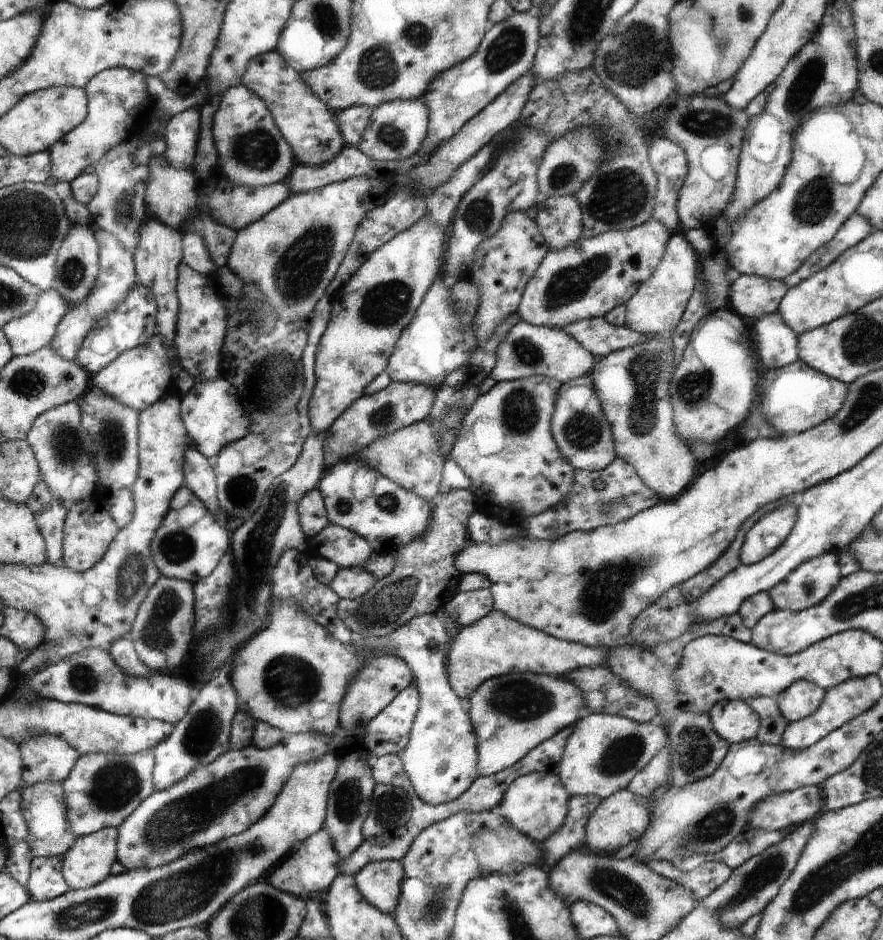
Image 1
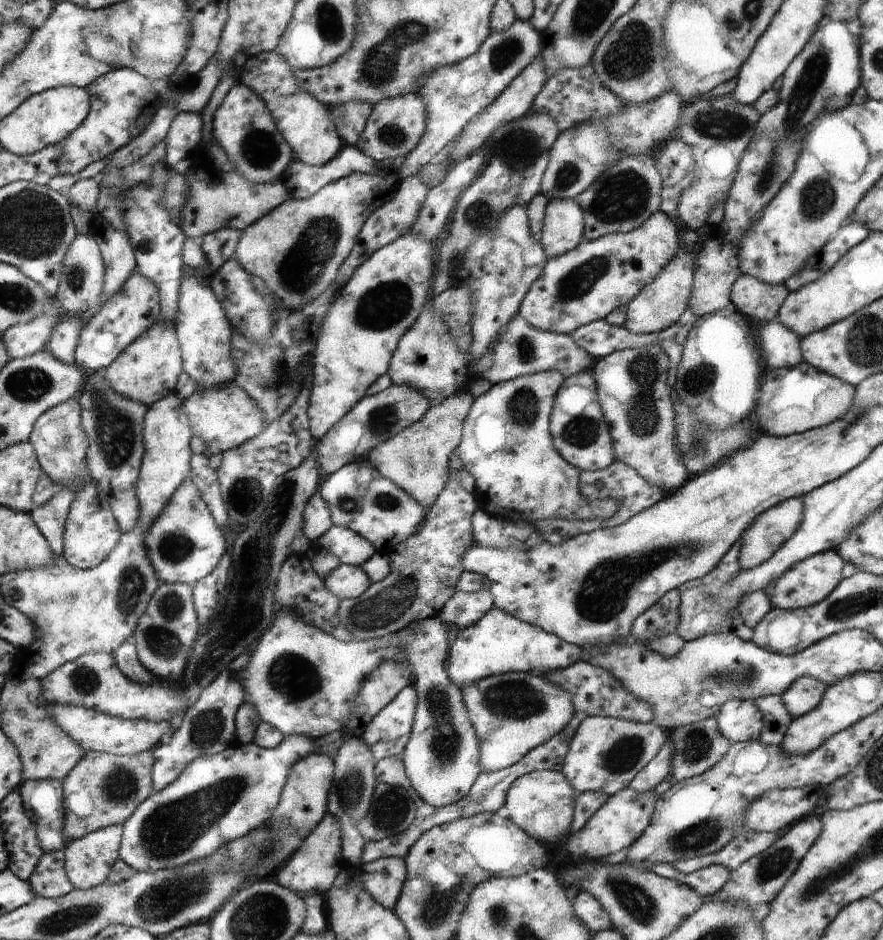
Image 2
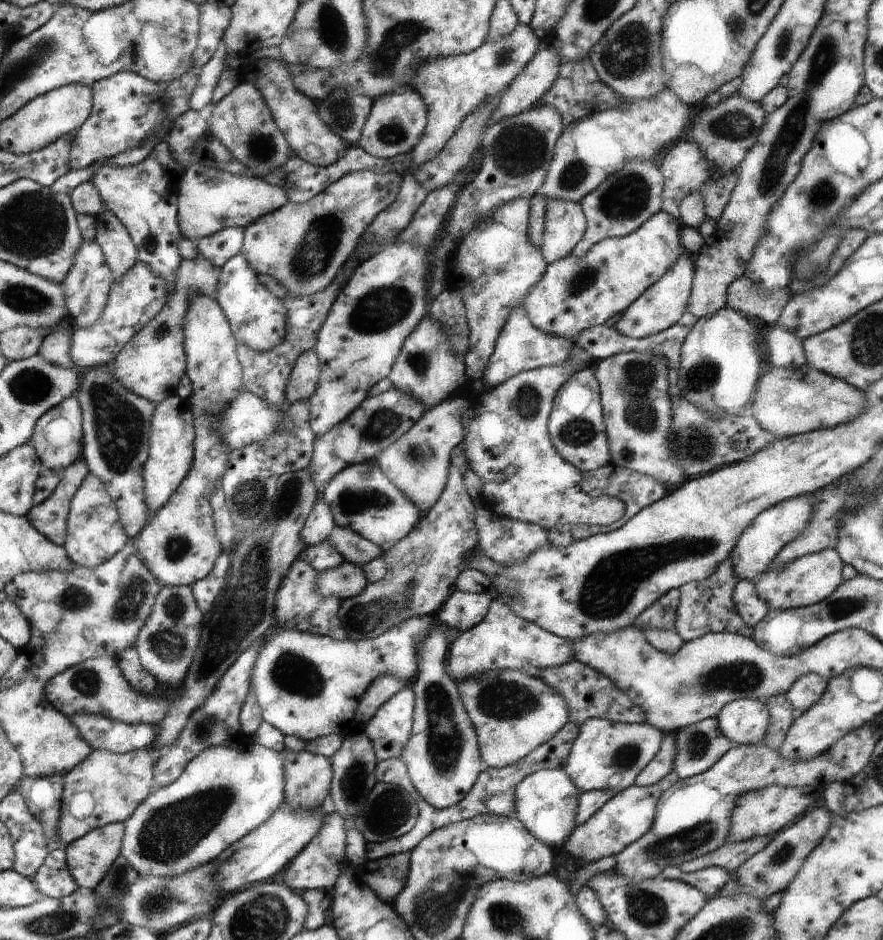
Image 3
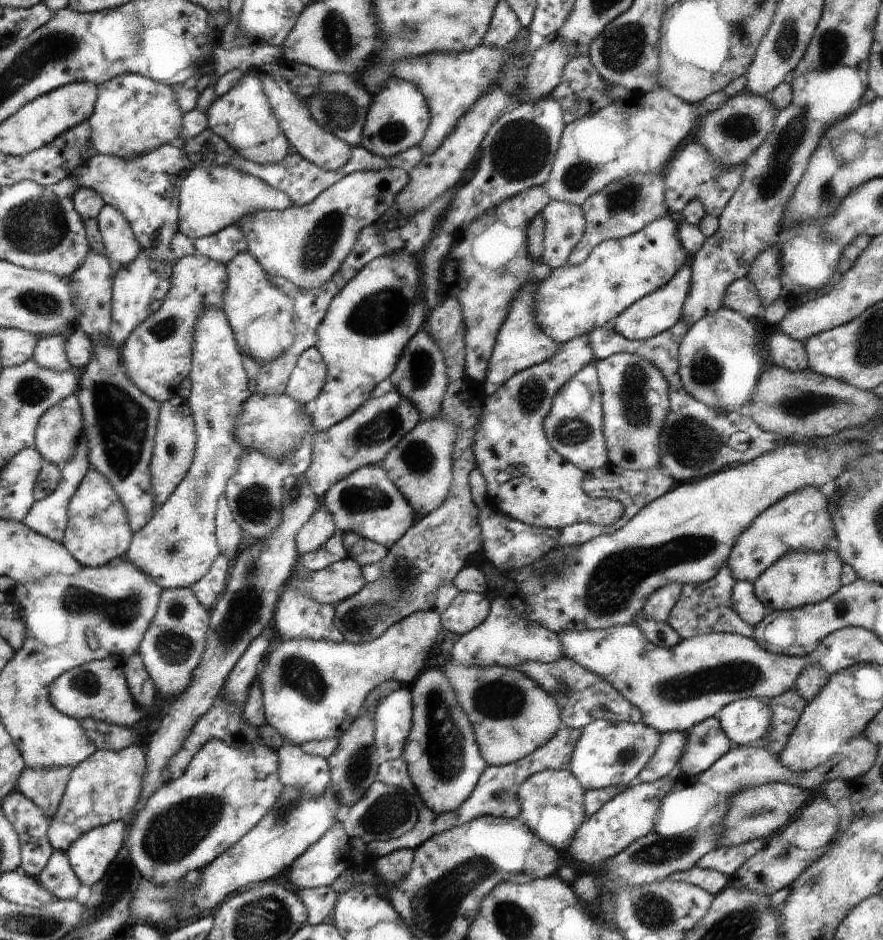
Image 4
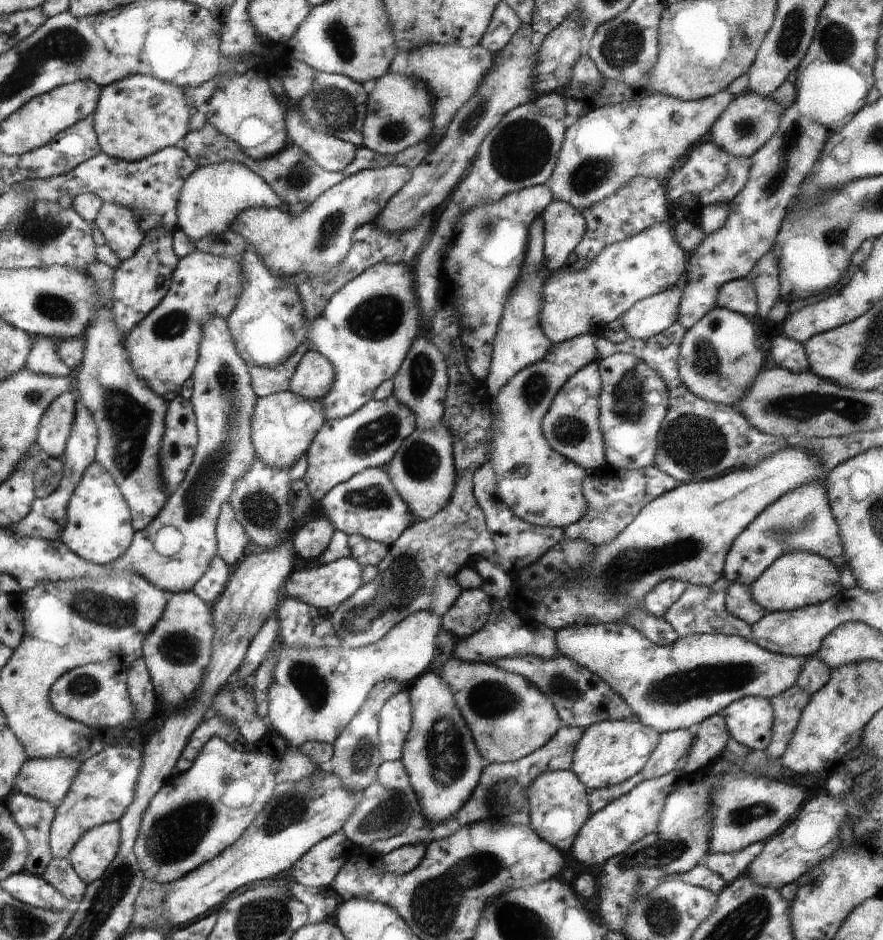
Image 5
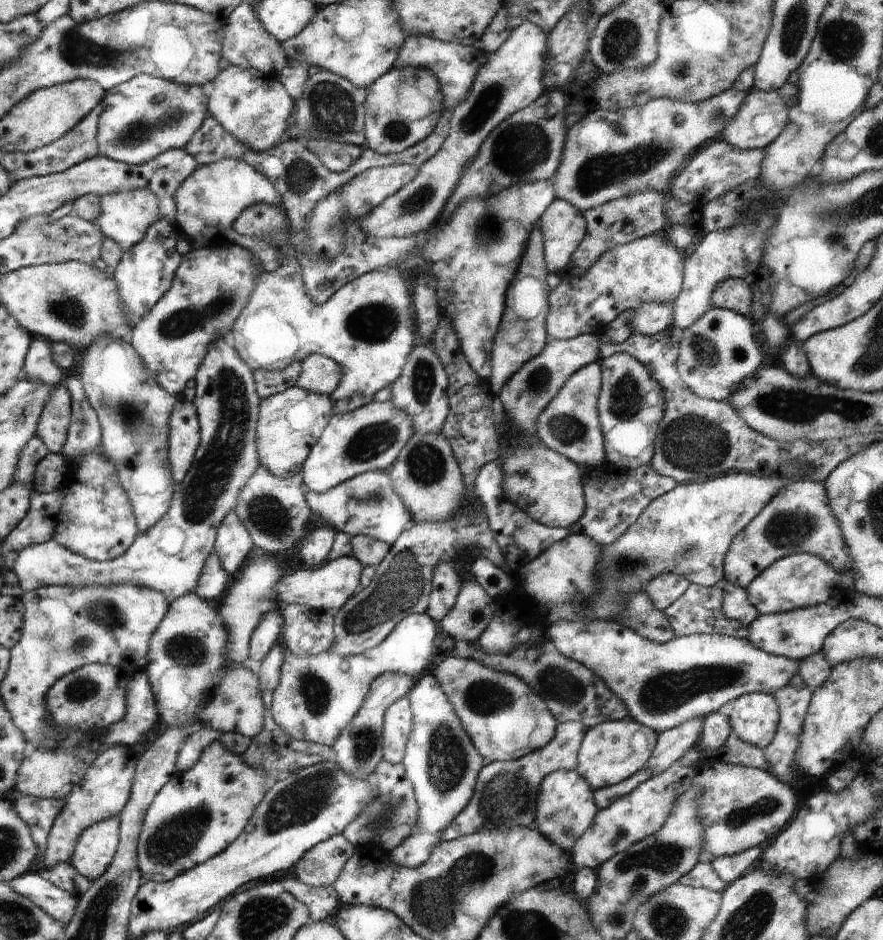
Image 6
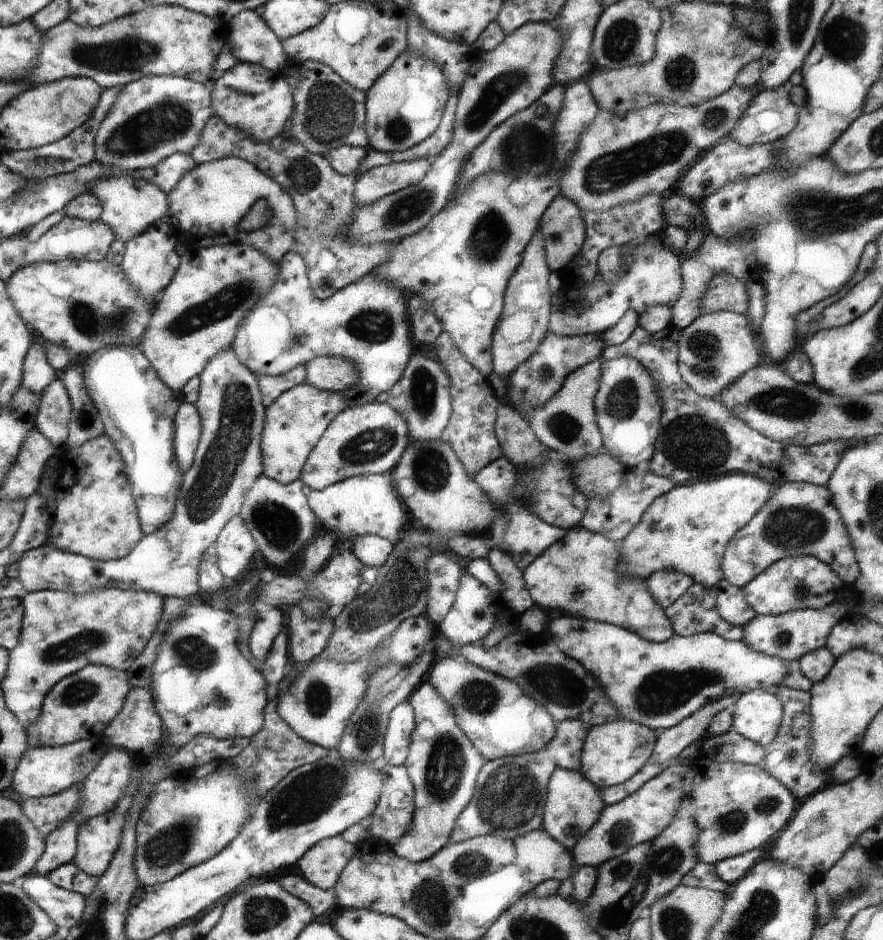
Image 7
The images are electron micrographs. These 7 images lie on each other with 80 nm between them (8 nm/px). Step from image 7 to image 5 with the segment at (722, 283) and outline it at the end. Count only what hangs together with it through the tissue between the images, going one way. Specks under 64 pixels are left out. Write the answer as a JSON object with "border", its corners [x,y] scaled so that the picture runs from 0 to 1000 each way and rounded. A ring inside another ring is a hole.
{"border":[[[847,296],[820,301],[813,309],[811,326],[853,337],[858,333],[858,311]]]}

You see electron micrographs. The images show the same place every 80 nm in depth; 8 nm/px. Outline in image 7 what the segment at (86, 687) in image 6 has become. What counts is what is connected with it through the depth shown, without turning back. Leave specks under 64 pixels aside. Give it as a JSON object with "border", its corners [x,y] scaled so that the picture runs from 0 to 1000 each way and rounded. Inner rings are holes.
{"border":[[[103,706],[89,716],[75,720],[54,737],[46,763],[33,774],[35,794],[69,795],[119,779],[138,757],[147,736],[144,714],[120,707]]]}

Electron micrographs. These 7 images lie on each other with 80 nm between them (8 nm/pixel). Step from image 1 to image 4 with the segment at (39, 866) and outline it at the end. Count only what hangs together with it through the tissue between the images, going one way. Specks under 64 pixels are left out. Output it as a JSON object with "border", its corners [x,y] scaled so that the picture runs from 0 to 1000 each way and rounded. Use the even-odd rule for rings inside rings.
{"border":[[[63,904],[53,924],[44,934],[54,947],[58,947],[65,955],[84,959],[91,951],[94,938],[80,918],[78,909]]]}

